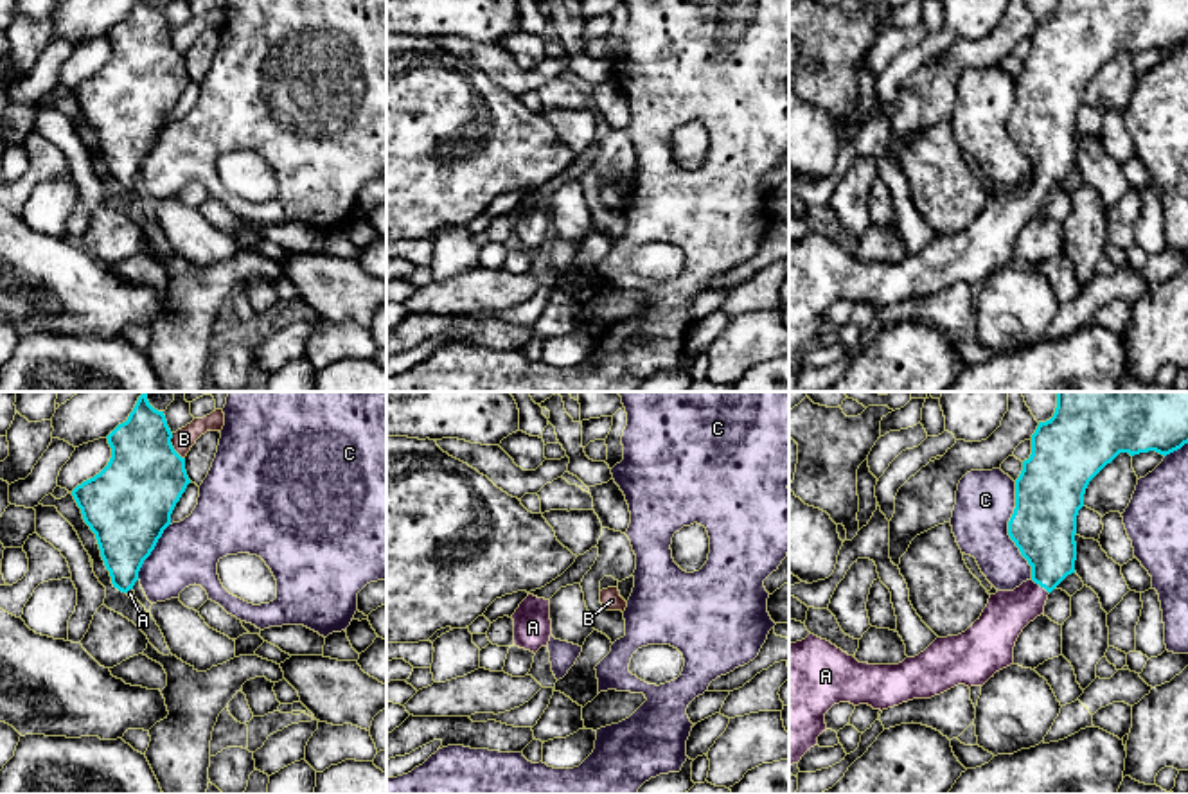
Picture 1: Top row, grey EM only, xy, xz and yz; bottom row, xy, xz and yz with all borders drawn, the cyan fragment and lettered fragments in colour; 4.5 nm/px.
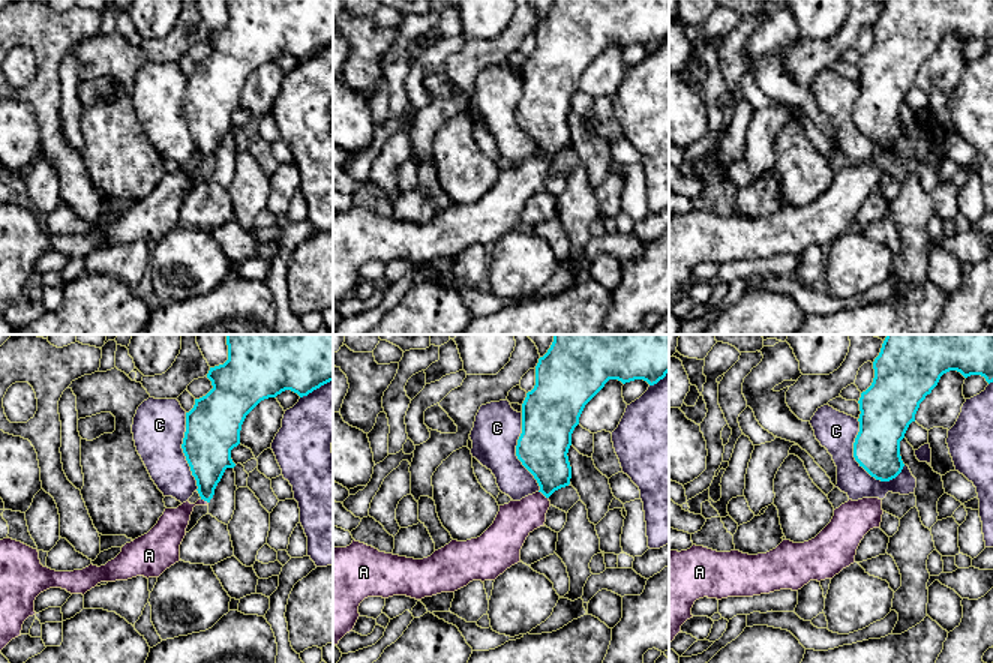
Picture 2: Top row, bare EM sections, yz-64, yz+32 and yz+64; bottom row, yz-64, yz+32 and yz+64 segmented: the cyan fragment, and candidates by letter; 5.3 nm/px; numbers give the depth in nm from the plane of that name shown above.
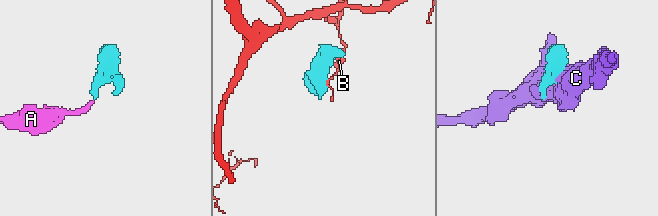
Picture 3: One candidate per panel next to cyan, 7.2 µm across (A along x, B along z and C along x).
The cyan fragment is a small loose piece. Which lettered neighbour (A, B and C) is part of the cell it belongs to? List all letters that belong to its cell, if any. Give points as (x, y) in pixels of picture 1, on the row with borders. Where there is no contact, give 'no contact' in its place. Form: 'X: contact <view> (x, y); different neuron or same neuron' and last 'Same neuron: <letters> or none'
A: contact yz (1039, 584); same neuron
B: contact xy (171, 446); different neuron
C: contact yz (1009, 530); different neuron
Same neuron: A

